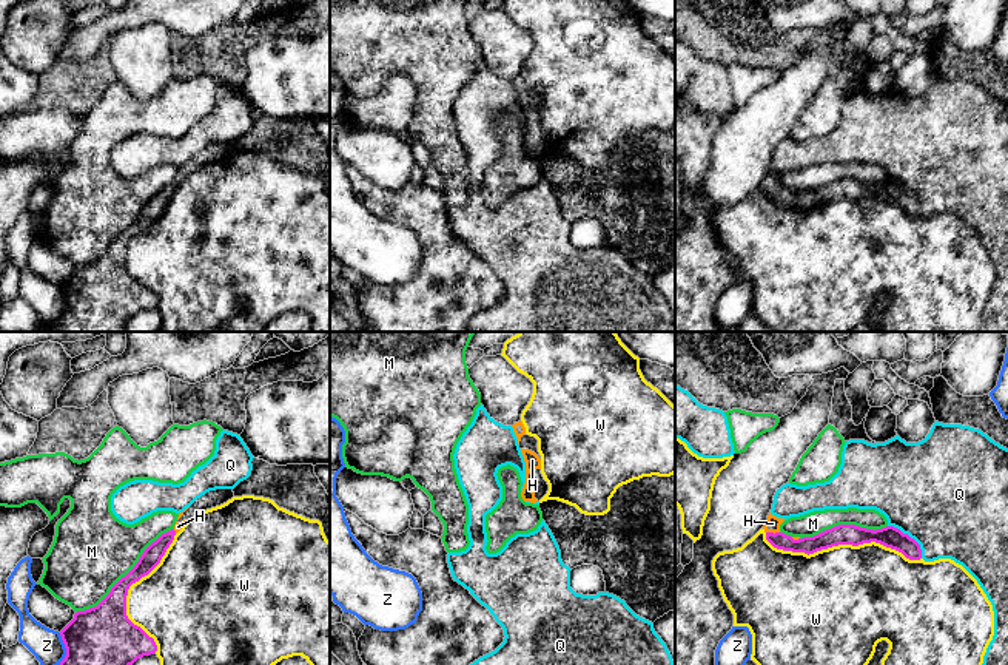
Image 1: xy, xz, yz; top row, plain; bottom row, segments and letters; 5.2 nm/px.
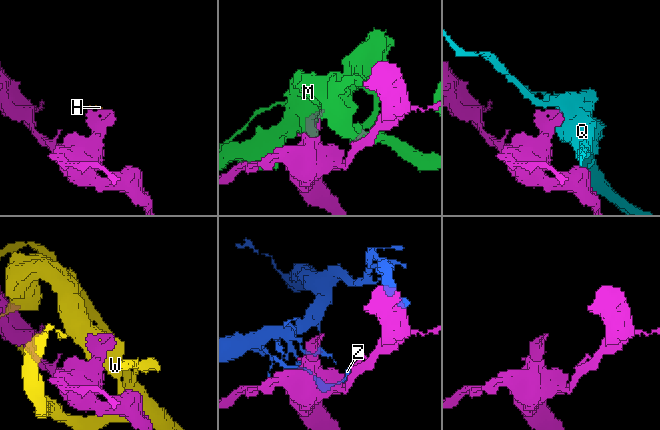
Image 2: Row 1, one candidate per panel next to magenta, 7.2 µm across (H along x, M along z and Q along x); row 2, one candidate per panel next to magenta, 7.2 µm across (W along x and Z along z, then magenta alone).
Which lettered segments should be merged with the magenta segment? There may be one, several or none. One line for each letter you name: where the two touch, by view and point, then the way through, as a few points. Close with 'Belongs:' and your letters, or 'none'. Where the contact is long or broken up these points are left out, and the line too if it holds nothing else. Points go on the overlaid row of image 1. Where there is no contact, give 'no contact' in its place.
H: meets magenta in yz at (772, 533); runs through yz (808, 545), (782, 542), (772, 533), (772, 523)
Belongs: H

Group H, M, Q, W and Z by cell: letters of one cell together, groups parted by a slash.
H / M / Q / W / Z

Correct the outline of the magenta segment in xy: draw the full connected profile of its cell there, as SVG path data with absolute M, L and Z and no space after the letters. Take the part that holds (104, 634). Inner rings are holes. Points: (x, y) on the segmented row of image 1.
M216 489L197 498L179 514L171 531L162 534L143 551L136 566L111 588L97 606L77 611L60 631L66 648L60 665L133 665L137 659L154 654L157 651L154 639L126 616L128 589L160 563L174 535L190 518L233 497L233 489Z

